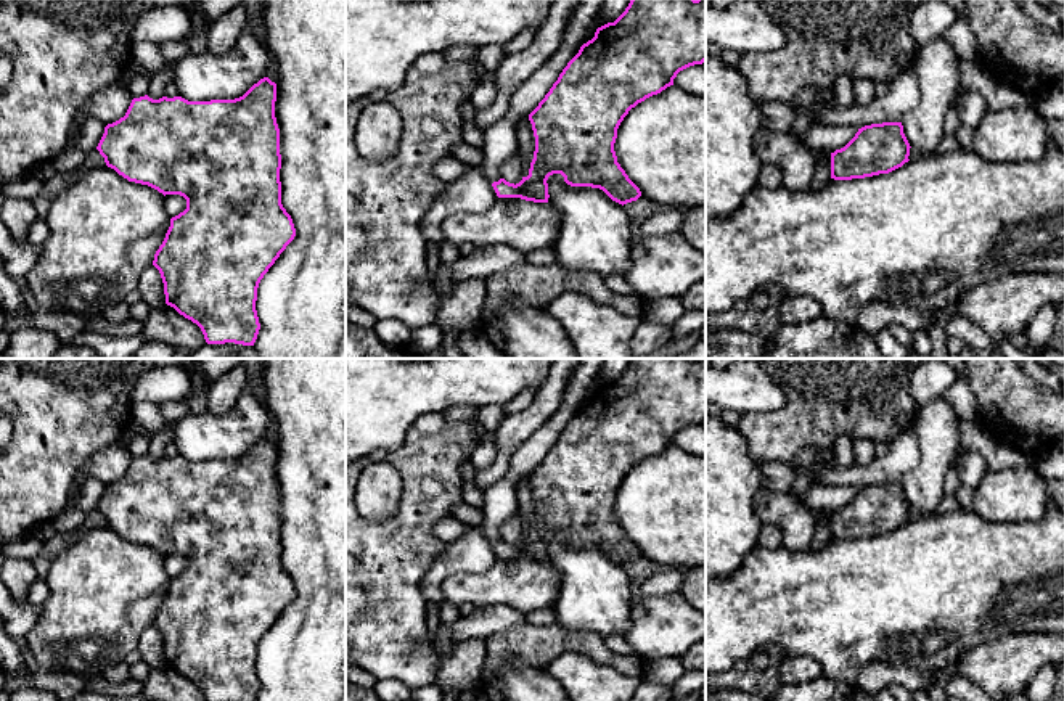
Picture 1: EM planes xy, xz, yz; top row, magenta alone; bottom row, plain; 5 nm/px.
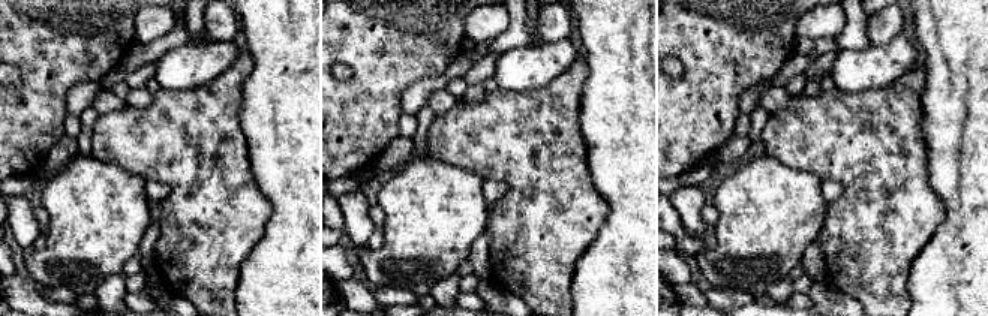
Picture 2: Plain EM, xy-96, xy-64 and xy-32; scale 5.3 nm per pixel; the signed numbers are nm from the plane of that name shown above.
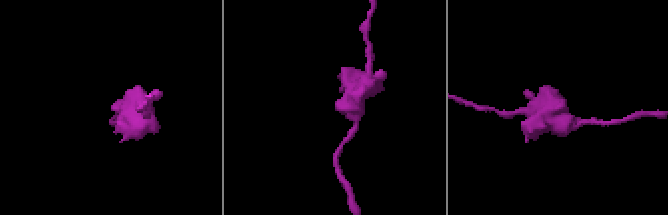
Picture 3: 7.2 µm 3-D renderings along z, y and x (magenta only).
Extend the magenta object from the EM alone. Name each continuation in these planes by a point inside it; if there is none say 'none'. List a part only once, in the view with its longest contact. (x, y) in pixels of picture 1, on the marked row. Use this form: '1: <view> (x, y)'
none

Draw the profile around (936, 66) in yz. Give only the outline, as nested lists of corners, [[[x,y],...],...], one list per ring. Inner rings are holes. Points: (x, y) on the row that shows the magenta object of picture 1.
[[[939,37],[921,45],[911,68],[919,85],[919,103],[903,116],[903,133],[911,148],[931,156],[945,133],[945,114],[960,85],[960,58],[951,45]]]

